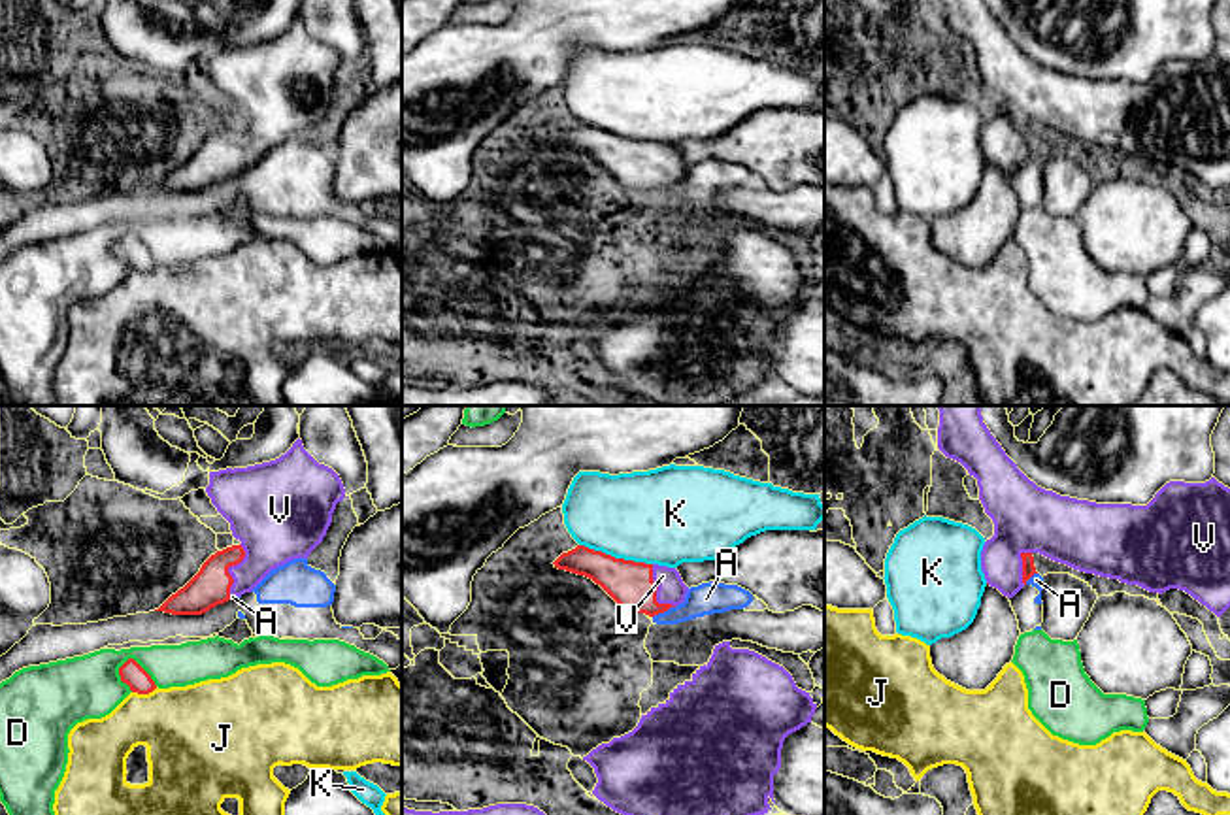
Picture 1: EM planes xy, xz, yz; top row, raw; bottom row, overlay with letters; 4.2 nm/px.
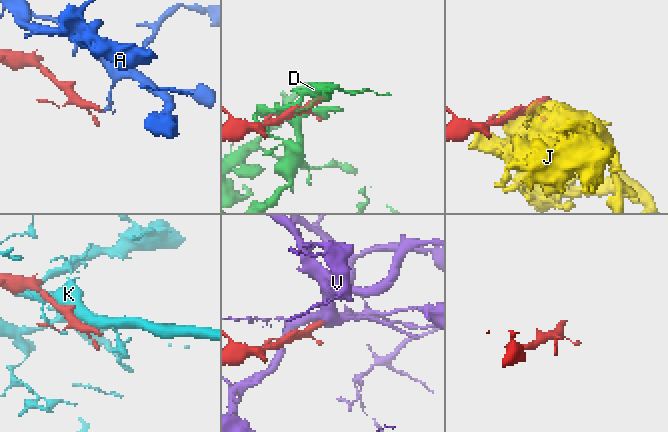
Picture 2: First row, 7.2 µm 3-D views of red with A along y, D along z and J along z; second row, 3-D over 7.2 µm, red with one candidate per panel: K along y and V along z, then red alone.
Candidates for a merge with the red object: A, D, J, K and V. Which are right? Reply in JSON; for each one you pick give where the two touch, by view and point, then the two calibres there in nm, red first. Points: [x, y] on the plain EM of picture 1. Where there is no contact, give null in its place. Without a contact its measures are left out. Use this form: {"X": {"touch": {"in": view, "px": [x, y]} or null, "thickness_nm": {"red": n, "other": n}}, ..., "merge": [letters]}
{"V": {"touch": {"in": "xy", "px": [229, 144]}, "thickness_nm": {"red": 160, "other": 300}}, "merge": ["V"]}

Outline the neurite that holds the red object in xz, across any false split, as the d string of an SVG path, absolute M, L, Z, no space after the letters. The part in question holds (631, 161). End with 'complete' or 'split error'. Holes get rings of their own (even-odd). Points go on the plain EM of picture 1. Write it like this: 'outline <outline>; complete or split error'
outline M585 123L562 130L553 141L592 157L621 185L649 194L683 181L689 168L675 145L615 136Z; split error

